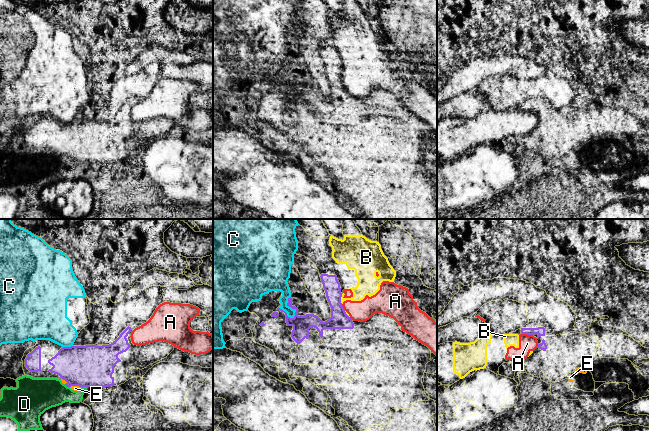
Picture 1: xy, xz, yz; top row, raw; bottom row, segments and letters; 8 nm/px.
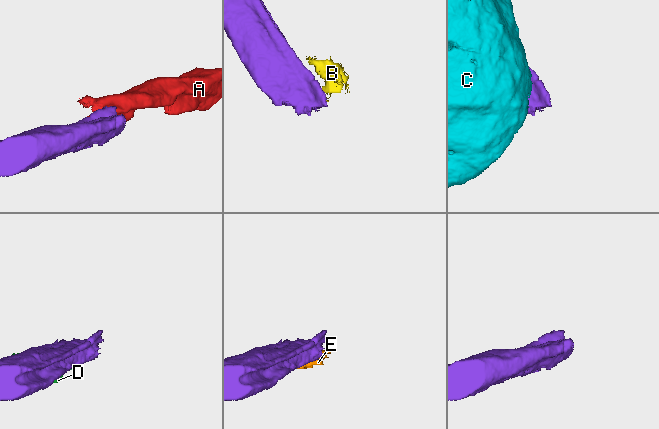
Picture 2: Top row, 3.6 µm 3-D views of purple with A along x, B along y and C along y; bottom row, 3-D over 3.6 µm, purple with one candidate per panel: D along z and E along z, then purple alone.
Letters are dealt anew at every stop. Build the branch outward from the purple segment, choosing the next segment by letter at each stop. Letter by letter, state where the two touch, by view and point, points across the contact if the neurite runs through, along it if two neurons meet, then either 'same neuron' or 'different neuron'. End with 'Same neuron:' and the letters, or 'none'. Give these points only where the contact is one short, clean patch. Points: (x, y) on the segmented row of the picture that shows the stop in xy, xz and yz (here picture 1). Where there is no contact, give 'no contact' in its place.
A: meets purple in yz at (527, 334); different neuron
B: meets purple in xz at (340, 299); different neuron
C: meets purple in xz at (291, 307); different neuron
D: meets purple in xy at (83, 386); different neuron
E: meets purple in xy at (74, 385); border along xy (79, 386), (70, 387); different neuron
Same neuron: none

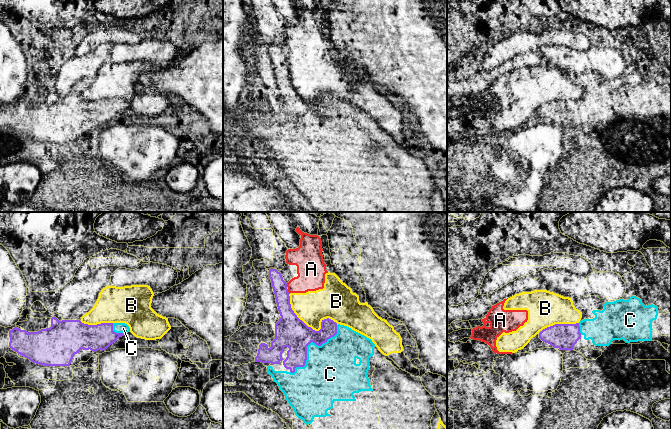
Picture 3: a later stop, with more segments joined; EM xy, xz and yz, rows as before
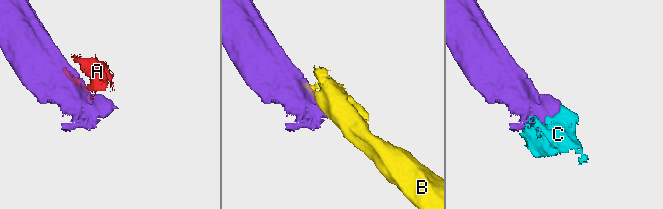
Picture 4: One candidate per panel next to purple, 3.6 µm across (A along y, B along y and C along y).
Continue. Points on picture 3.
A: meets purple in xz at (287, 291); different neuron
B: meets purple in xz at (309, 327); different neuron
C: meets purple in xz at (308, 344); same neuron
Same neuron: C

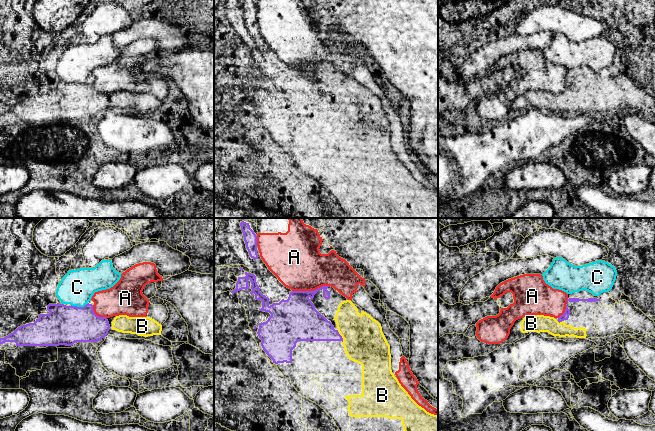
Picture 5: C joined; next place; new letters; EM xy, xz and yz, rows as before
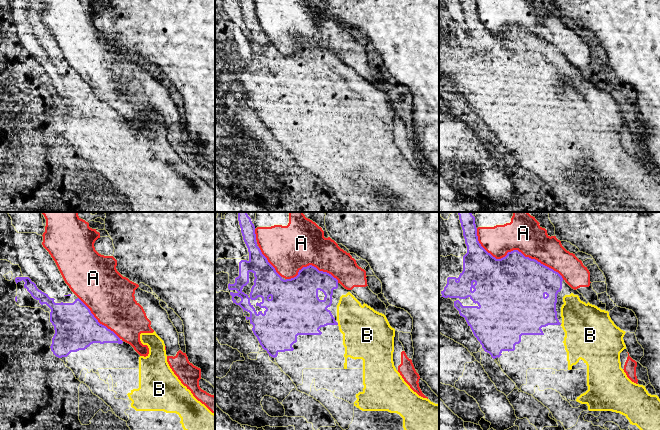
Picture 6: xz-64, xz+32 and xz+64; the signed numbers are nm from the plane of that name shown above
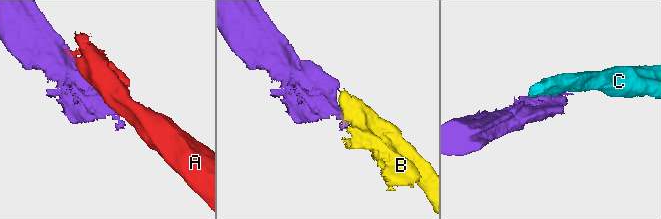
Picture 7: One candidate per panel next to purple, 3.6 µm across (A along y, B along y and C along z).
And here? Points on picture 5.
A: meets purple in xz at (310, 291); different neuron
B: meets purple in xz at (339, 334); same neuron
C: meets purple in xy at (79, 307); different neuron
Same neuron: B

